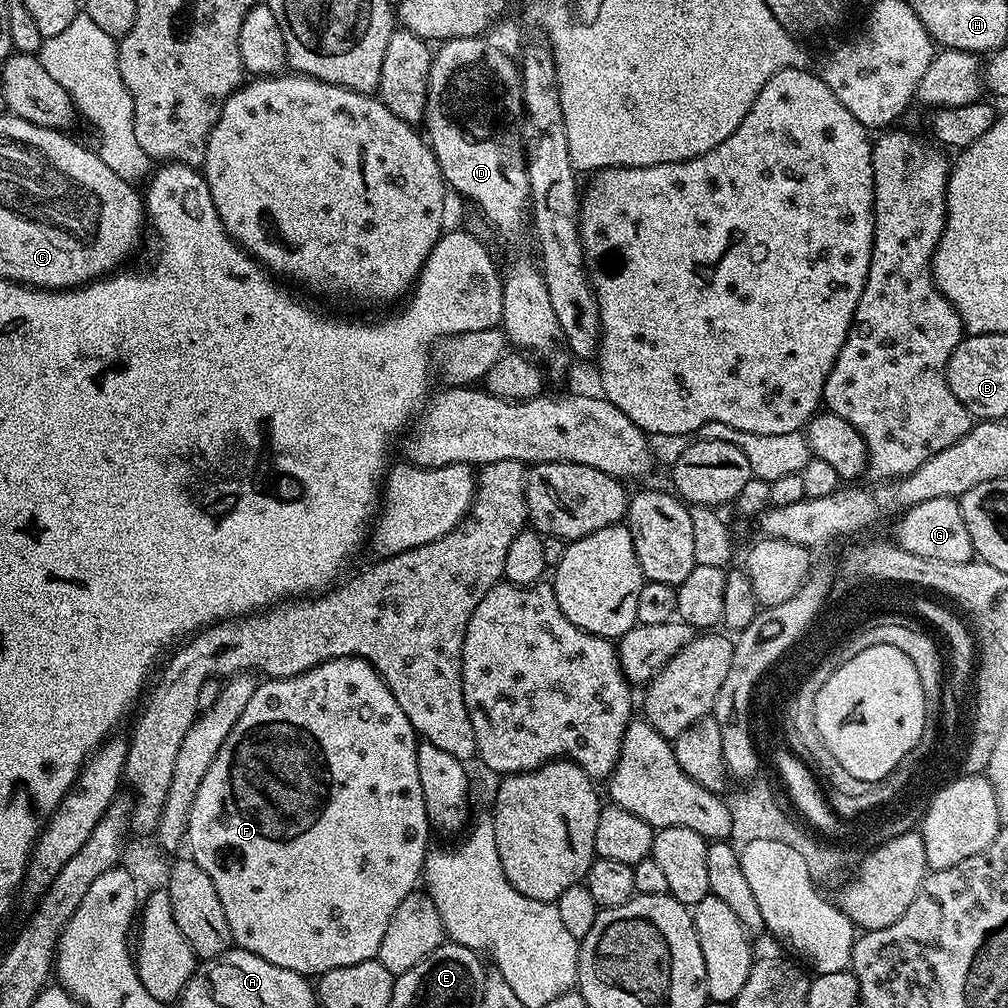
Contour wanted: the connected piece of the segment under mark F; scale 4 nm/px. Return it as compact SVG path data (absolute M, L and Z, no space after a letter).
M356 656L334 658L297 676L281 680L265 679L263 682L257 683L254 698L250 698L246 710L242 710L242 718L238 718L238 722L234 722L234 730L230 730L226 742L222 742L222 750L218 750L218 754L214 754L214 762L210 762L210 770L206 770L206 778L202 778L202 786L198 786L198 794L194 798L194 806L190 810L186 833L186 848L192 851L189 852L191 859L196 860L198 866L202 866L202 870L206 870L206 874L210 874L210 882L214 882L214 890L218 890L218 898L222 898L222 910L226 910L226 922L230 922L230 934L235 947L245 948L250 954L258 954L258 958L266 958L266 962L274 962L274 966L282 966L282 970L294 970L309 978L319 978L325 972L338 970L338 966L354 966L358 962L366 962L379 957L382 938L386 938L386 926L390 926L390 918L394 918L394 910L398 910L402 898L417 891L422 880L424 860L430 851L430 843L428 844L430 821L426 814L426 802L422 798L422 782L418 782L417 743L417 734L410 726L410 718L406 718L406 714L402 714L402 706L398 706L398 698L394 698L391 690L384 685L384 679L376 673L374 666L370 666L365 660L360 660Z

